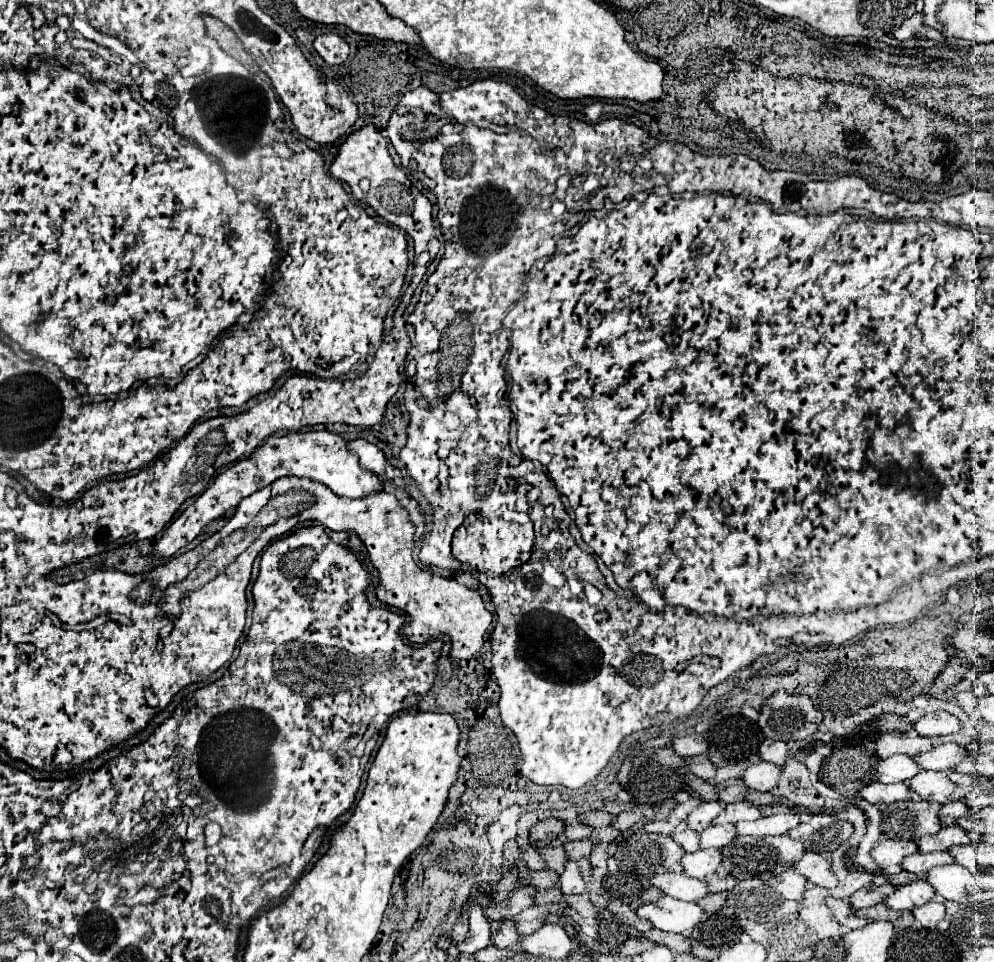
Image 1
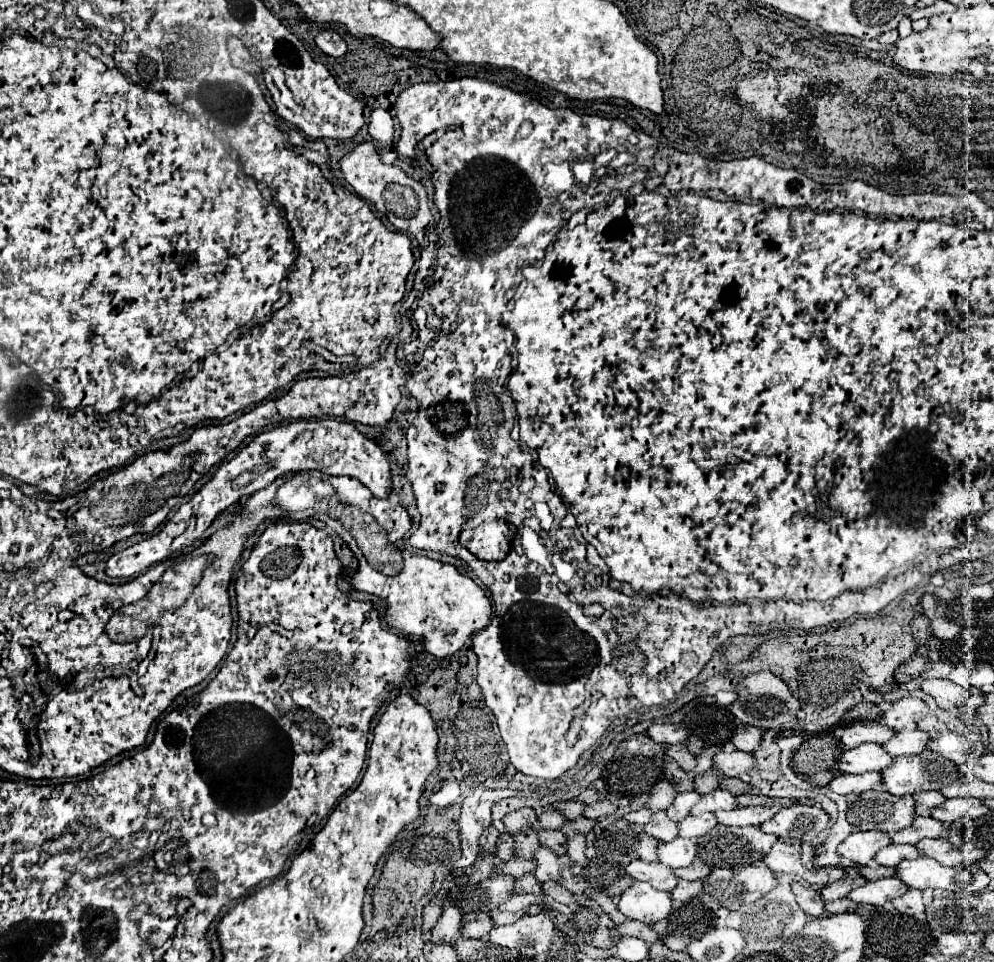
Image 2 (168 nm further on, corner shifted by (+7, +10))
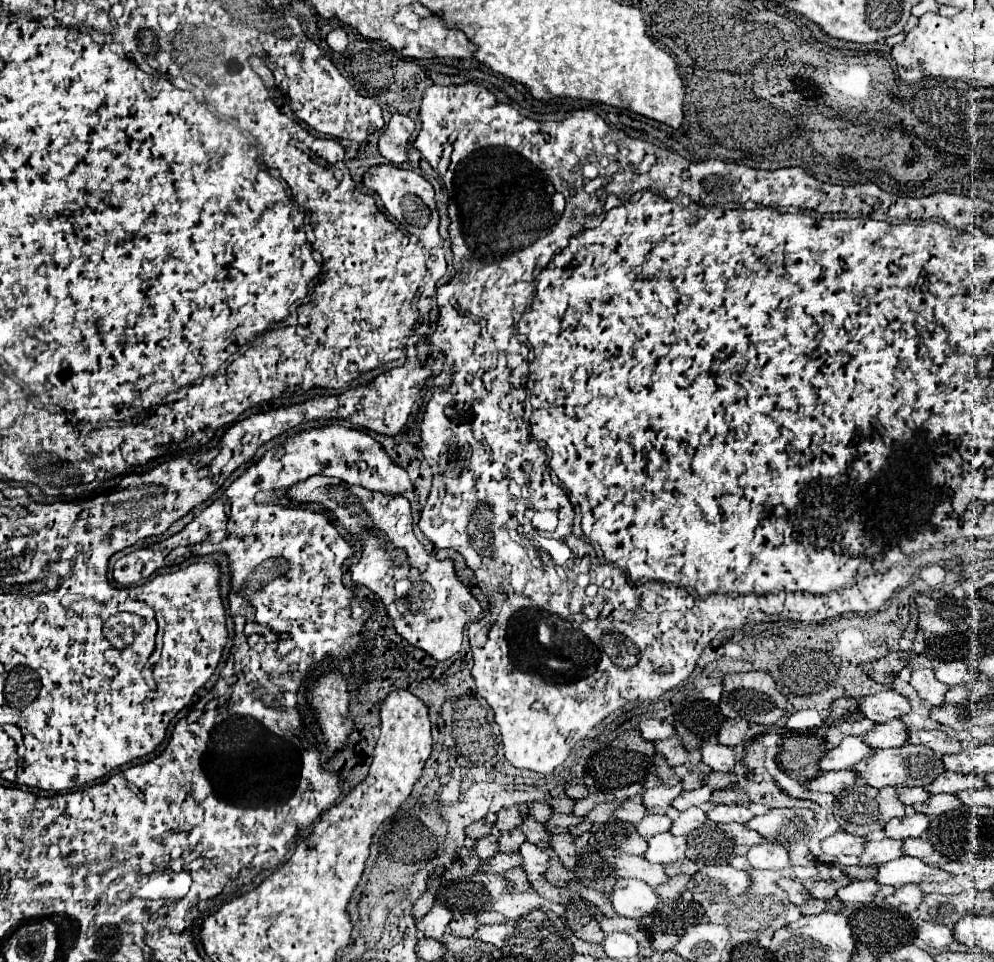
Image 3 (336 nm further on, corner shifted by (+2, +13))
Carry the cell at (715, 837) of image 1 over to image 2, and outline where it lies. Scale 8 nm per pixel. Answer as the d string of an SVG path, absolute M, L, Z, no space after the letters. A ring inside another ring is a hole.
M701 813L697 817L687 815L681 823L679 823L679 835L693 839L693 837L701 837L705 835L709 829L713 829L717 825L717 819L713 813Z

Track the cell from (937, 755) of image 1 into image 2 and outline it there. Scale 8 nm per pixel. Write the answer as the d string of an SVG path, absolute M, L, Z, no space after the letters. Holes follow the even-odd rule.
M913 729L913 731L897 731L887 743L883 743L883 749L897 757L897 755L917 755L925 749L929 741L929 735L925 731Z

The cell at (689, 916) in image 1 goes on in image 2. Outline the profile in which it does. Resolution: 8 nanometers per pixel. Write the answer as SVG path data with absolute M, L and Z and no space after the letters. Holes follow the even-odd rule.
M635 881L627 891L621 893L617 909L627 919L637 919L649 925L667 919L673 911L671 895L667 891L657 891L649 883L641 881Z

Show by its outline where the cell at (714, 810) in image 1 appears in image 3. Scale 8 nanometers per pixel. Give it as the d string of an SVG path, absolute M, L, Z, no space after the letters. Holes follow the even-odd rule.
M658 784L656 788L652 788L644 794L644 806L648 808L650 814L666 814L670 810L674 798L678 798L682 792L684 792L682 786Z

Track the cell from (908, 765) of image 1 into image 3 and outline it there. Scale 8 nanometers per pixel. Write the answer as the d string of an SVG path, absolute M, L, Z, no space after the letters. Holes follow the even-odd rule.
M848 736L840 746L826 752L826 756L820 760L820 768L824 772L852 768L854 764L870 758L872 754L874 754L874 748L870 748L862 738Z

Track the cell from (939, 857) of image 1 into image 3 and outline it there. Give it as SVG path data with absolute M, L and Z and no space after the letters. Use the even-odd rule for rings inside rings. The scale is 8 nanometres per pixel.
M882 838L882 840L872 840L866 844L866 850L864 850L860 862L866 866L882 866L900 856L904 856L904 842Z

